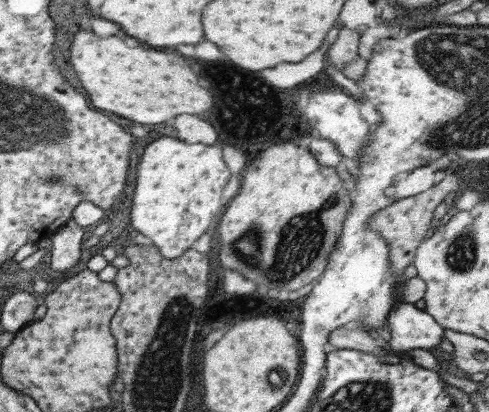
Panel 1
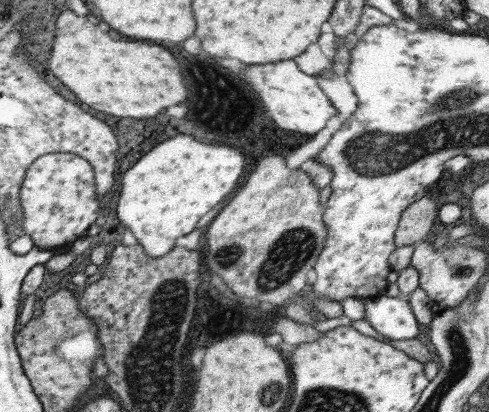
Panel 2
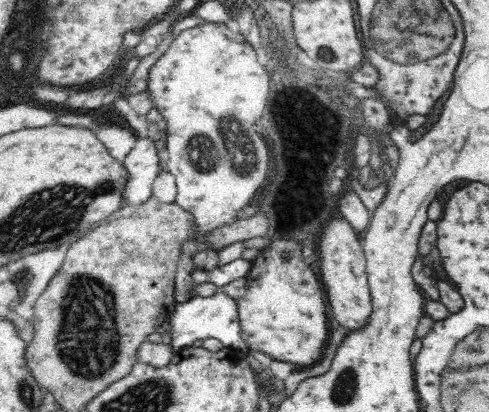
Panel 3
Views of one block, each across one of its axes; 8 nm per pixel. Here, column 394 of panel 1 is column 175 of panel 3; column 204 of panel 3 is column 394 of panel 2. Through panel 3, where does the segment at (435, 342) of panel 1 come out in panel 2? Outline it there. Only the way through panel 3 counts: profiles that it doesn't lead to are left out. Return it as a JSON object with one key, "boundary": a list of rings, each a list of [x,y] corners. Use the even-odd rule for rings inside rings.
{"boundary":[[[377,296],[365,302],[365,320],[389,340],[409,340],[417,338],[421,324],[415,322],[407,298]]]}

